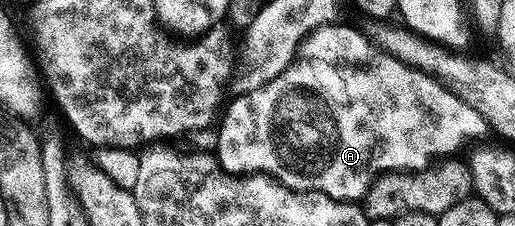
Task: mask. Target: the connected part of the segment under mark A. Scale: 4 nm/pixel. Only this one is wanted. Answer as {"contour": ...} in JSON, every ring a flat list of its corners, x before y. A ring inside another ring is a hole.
{"contour":[[339,22,325,23,309,31,300,42,300,47,296,50,295,58,285,66,284,70,277,71,271,77,269,83,264,83,261,87,256,87,253,91,248,91,245,95,240,95,228,107,228,112,219,120,220,132,216,135,216,148,214,154,220,161,224,170,232,175,244,175,247,173,263,173,272,176,279,183,286,184,287,187,295,191,321,191,335,199,346,199,349,201,363,200,365,192,377,175,385,171,397,170,420,170,429,166,437,157,452,157,463,145,464,139,472,139,475,135,480,135,486,131,484,119,470,109,452,91,448,90,438,79,419,71,416,67,406,65,398,61,390,53,386,53,372,42,371,38,363,30,355,31,352,27,340,27]]}

